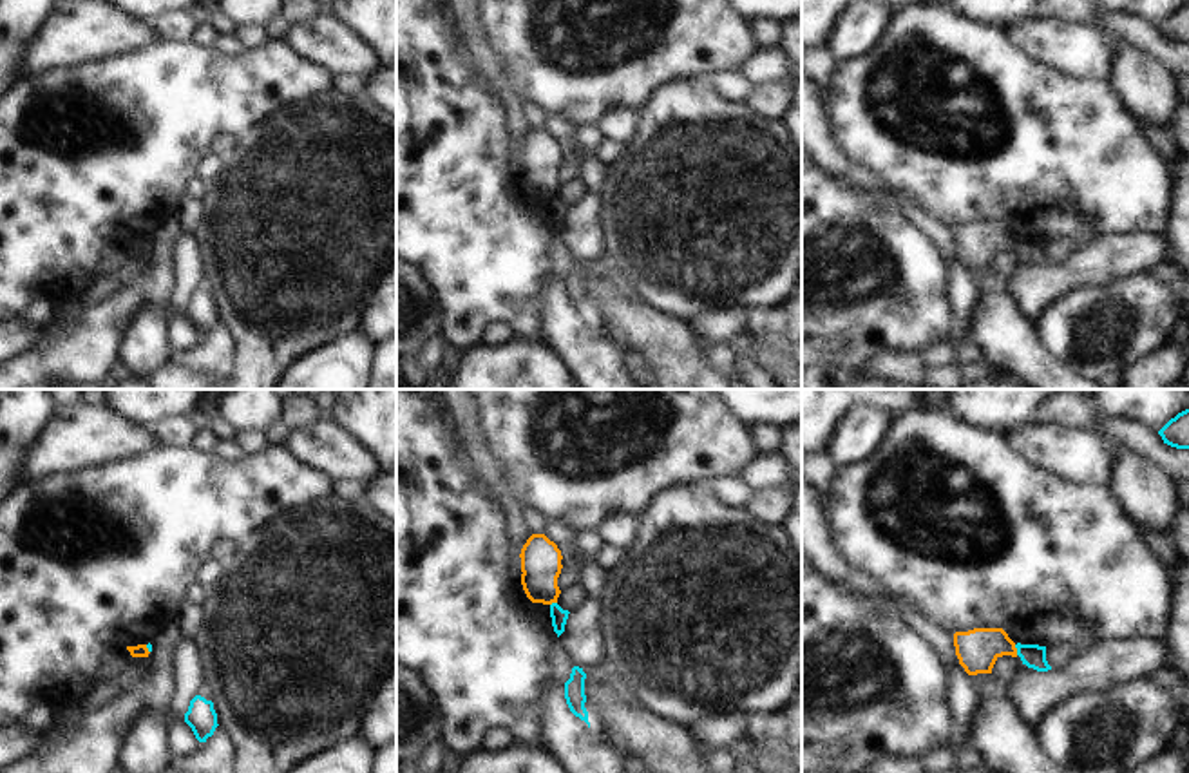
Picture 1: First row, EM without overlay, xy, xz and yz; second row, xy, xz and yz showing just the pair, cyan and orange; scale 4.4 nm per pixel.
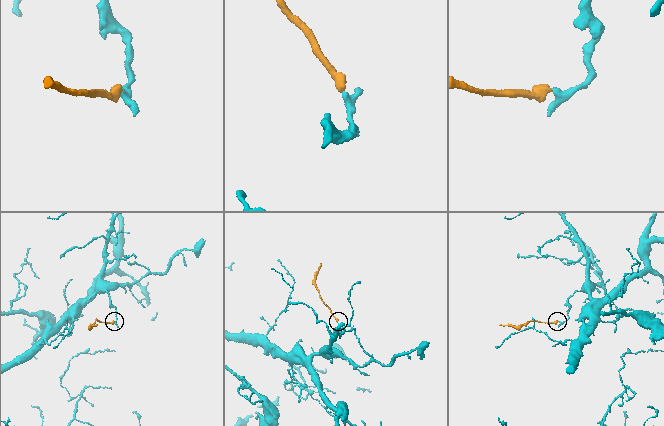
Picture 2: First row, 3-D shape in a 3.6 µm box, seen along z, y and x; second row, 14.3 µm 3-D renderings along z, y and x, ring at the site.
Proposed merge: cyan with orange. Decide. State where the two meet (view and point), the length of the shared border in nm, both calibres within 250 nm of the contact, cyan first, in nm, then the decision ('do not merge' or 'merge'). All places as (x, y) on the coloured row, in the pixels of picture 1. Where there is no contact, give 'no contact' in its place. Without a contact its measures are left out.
contact yz (1017, 650); length 50 nm; calibres 110 and 190 nm; do not merge

